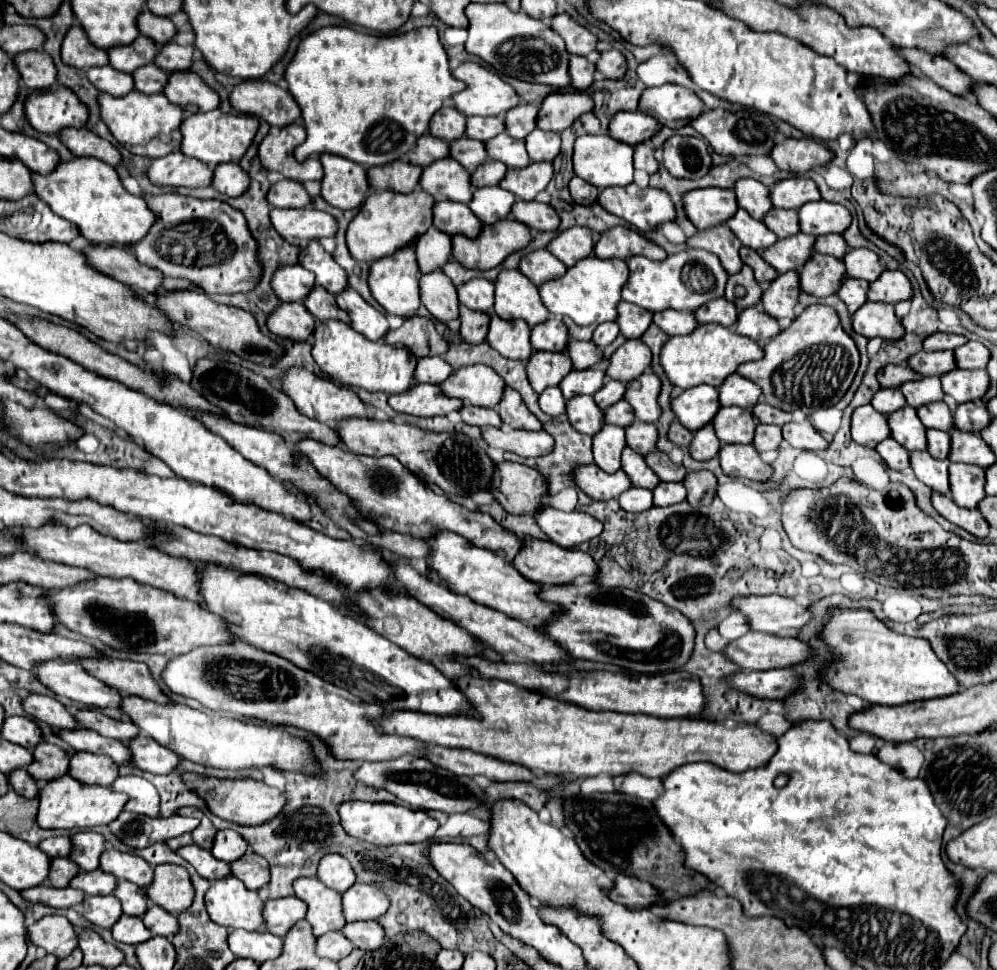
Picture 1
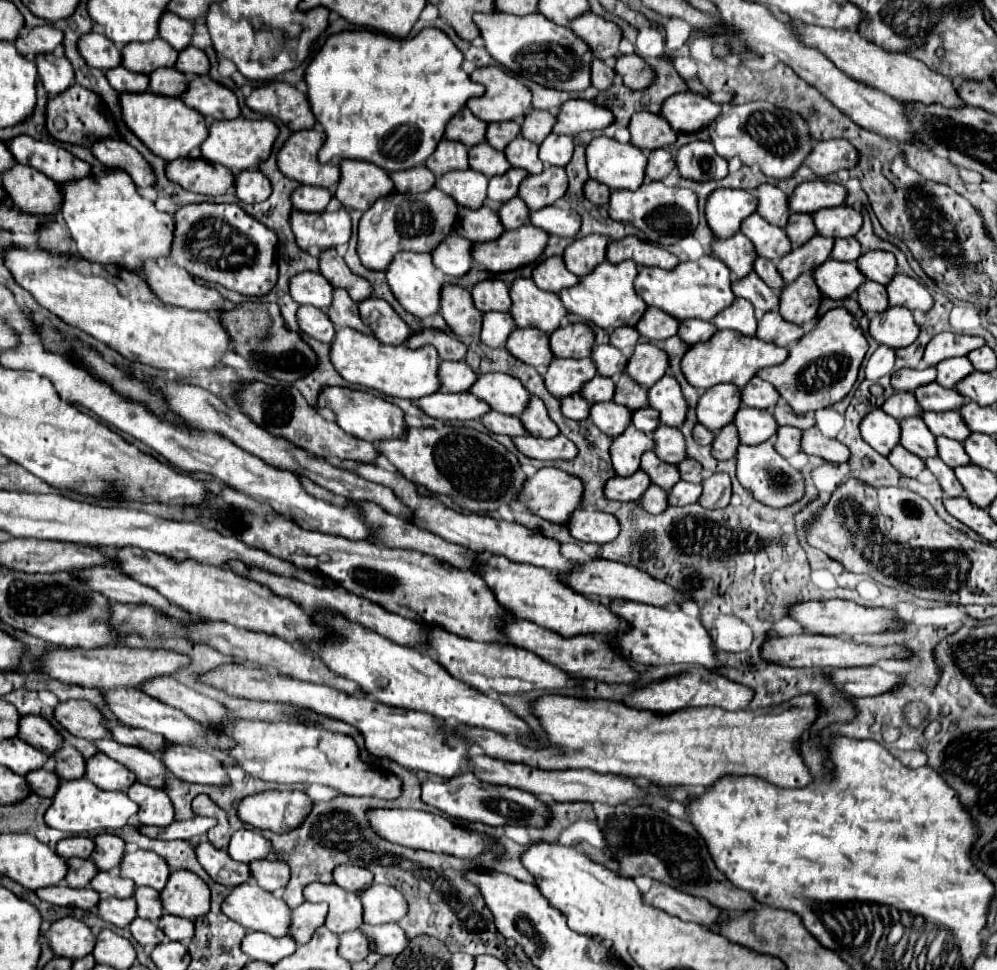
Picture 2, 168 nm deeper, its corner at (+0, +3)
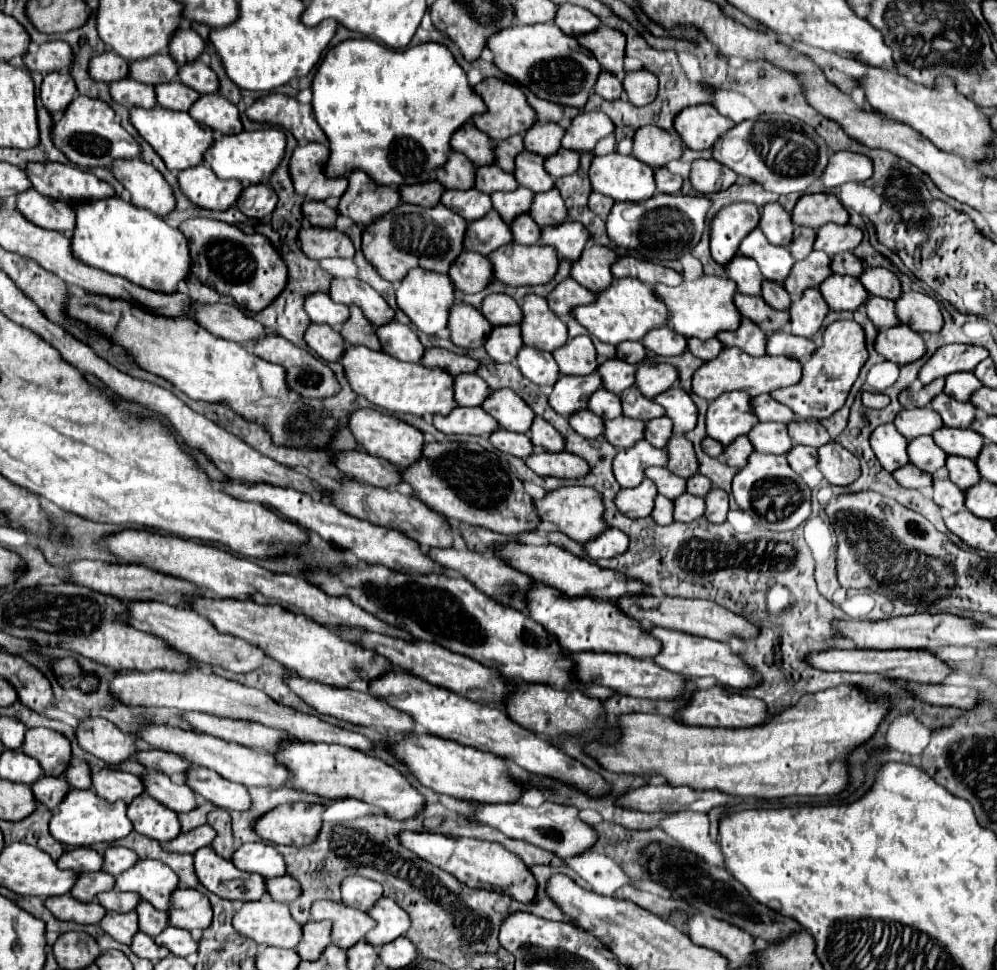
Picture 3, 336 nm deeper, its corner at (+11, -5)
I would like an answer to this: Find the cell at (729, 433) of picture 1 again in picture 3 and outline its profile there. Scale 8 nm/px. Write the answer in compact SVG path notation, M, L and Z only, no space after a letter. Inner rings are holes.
M758 423L748 433L748 437L754 449L764 453L786 455L794 447L794 441L788 435L788 425L782 425L782 423Z

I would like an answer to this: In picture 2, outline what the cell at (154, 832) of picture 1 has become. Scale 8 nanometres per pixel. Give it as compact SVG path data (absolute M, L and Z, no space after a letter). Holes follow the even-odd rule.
M193 817L187 821L173 821L167 827L149 827L139 825L139 831L151 839L189 839L195 835L205 835L215 825L209 817Z

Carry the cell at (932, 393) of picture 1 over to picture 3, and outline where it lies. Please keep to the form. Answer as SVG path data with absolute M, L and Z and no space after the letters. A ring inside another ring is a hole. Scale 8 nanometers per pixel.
M940 393L932 401L932 409L940 413L944 419L946 427L958 427L958 429L968 429L976 417L976 407L972 403L960 403L948 397L946 393Z

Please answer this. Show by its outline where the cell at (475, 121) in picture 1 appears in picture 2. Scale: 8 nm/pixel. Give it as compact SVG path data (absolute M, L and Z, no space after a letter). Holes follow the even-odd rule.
M519 119L501 121L501 123L489 123L485 139L495 149L503 149L517 133L519 133Z

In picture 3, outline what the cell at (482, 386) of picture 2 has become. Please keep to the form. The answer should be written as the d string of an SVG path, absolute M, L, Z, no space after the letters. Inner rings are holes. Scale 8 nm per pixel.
M512 389L494 391L482 409L486 409L486 413L490 413L502 429L514 433L526 433L534 419L534 411Z

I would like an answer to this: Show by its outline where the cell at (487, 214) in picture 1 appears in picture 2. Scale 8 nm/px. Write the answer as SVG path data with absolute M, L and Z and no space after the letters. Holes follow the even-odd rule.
M513 197L501 203L497 209L497 215L501 217L501 223L505 229L517 229L521 223L529 221L529 209L519 197Z

